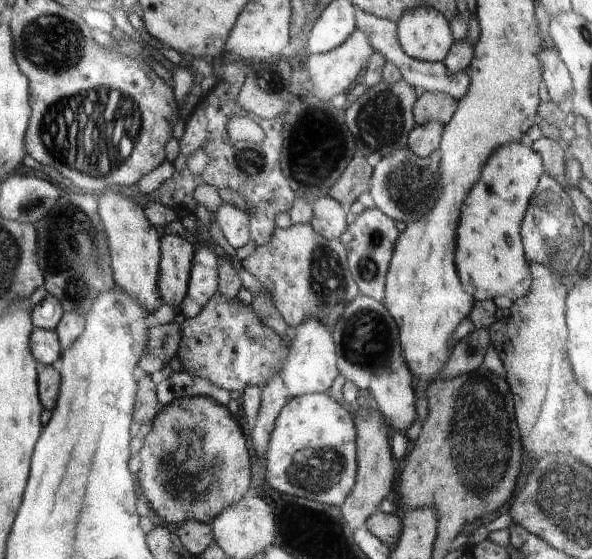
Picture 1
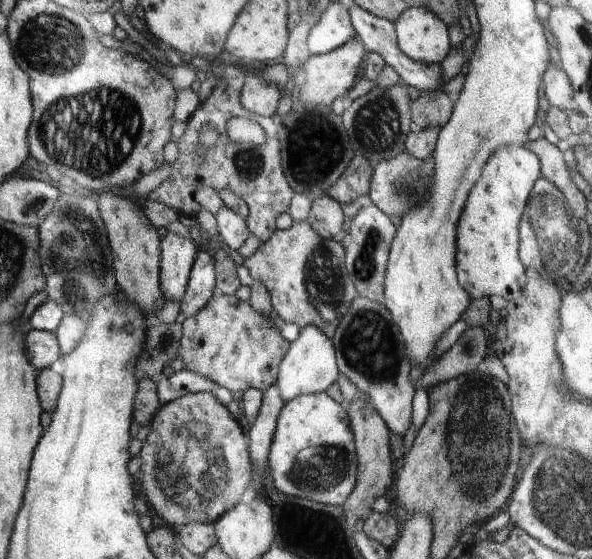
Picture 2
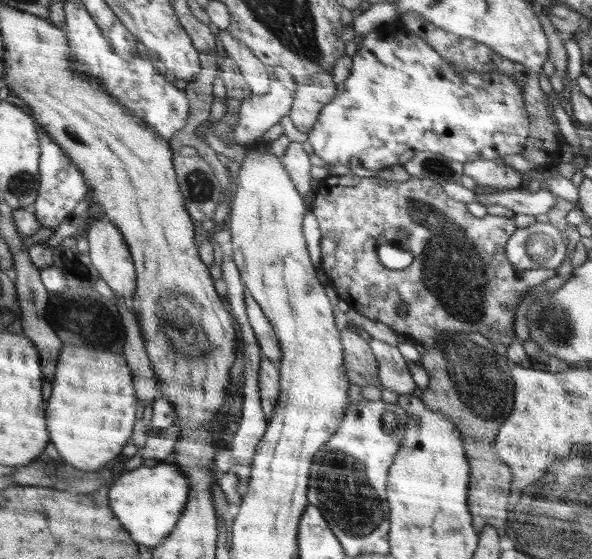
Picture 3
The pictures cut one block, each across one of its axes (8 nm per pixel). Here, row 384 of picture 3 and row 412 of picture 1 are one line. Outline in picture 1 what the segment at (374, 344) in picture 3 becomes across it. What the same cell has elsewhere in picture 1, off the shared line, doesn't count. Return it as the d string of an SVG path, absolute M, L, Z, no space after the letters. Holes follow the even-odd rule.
M356 295L346 306L342 316L331 330L337 367L343 377L359 389L370 390L378 403L378 410L389 418L392 430L404 433L416 420L415 390L399 341L399 328L383 301L366 295Z

